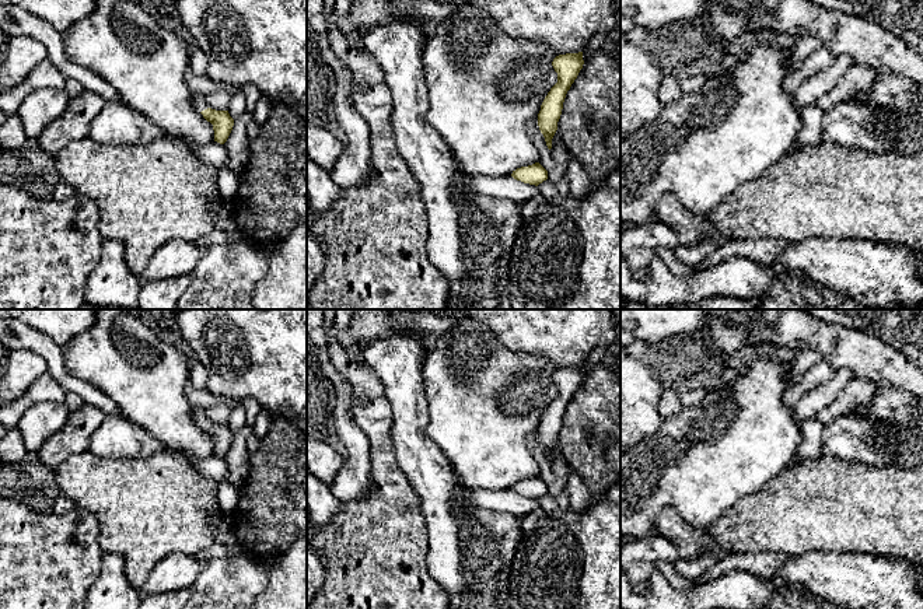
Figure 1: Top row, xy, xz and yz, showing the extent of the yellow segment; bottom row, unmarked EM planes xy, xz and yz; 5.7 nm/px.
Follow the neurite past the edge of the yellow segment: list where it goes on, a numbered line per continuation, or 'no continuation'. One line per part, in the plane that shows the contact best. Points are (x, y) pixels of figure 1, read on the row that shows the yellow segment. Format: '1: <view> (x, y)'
1: xy (199, 101)

